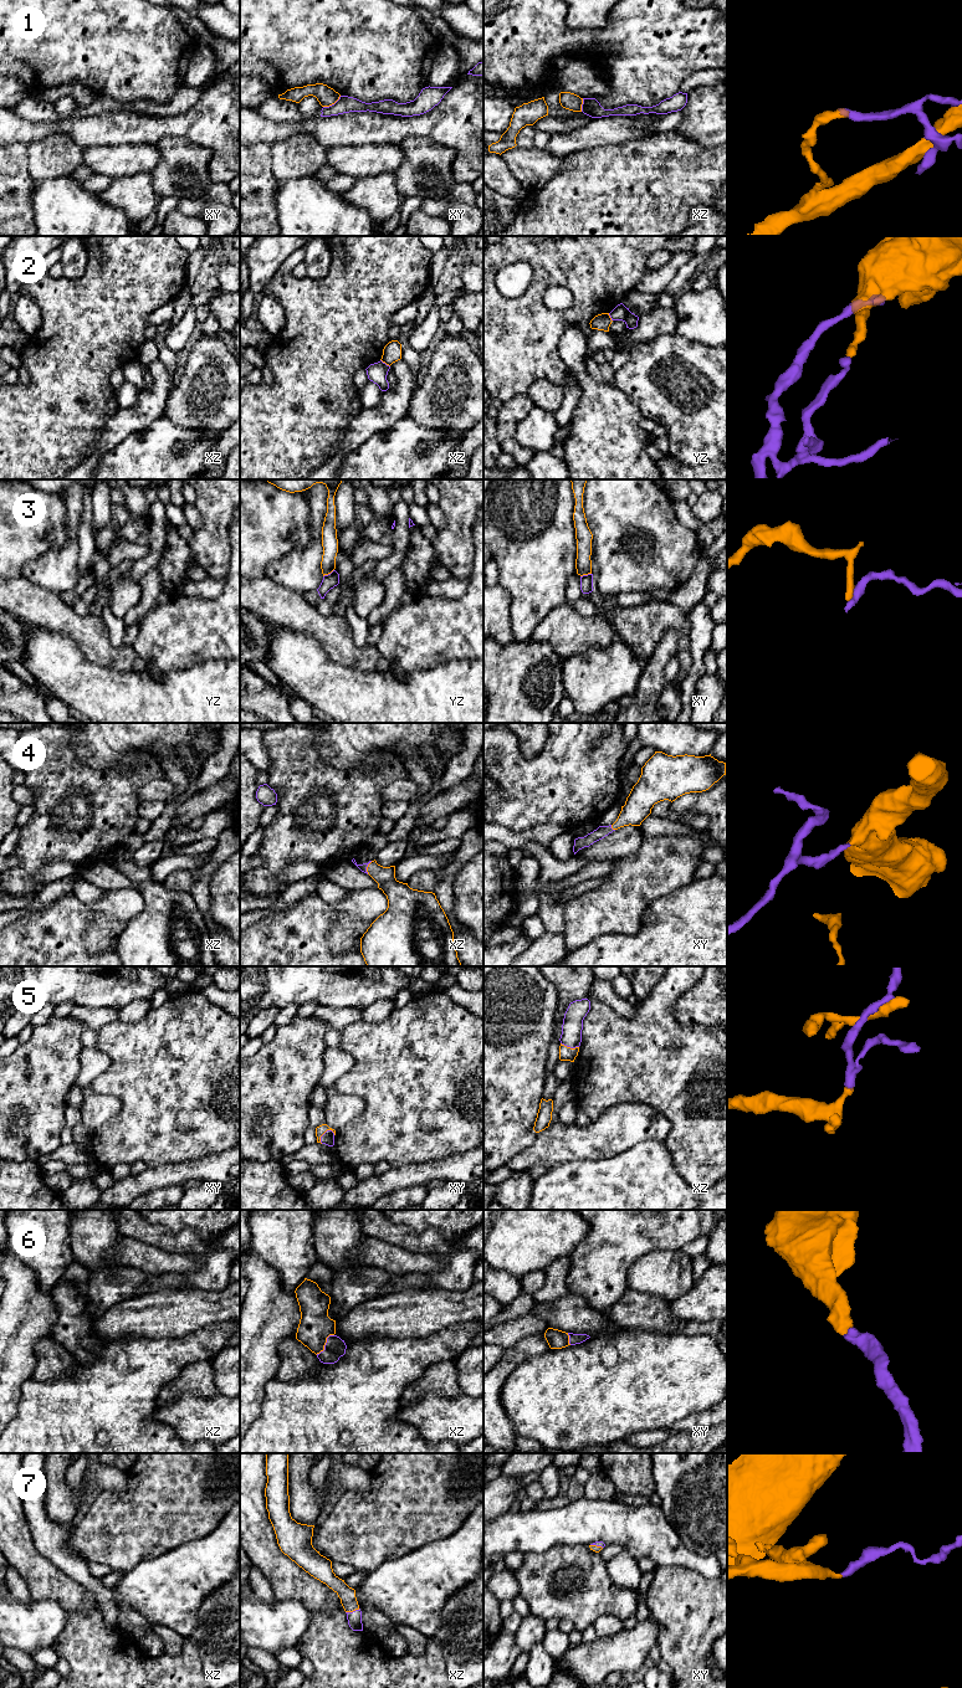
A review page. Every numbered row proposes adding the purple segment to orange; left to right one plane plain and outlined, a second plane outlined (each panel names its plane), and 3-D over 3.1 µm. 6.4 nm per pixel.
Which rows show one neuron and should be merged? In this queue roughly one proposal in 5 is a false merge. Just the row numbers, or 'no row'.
4, 5, 6, 7

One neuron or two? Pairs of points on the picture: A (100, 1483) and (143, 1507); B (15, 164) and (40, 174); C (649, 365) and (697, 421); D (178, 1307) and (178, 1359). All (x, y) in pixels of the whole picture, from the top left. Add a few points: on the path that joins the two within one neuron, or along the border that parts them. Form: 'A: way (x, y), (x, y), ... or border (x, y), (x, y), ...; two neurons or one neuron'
A: border (127, 1473), (121, 1492), (102, 1491), (97, 1496); two neurons
B: border (26, 145), (27, 170), (35, 183); two neurons
C: way (649, 381), (681, 414); one neuron
D: border (205, 1325), (175, 1338), (148, 1337); two neurons

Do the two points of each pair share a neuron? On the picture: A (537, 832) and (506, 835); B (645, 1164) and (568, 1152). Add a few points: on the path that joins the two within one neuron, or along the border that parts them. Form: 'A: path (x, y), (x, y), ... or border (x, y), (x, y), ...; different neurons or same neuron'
A: path (530, 835), (513, 836); same neuron
B: border (630, 1147), (610, 1157), (574, 1161); different neurons

